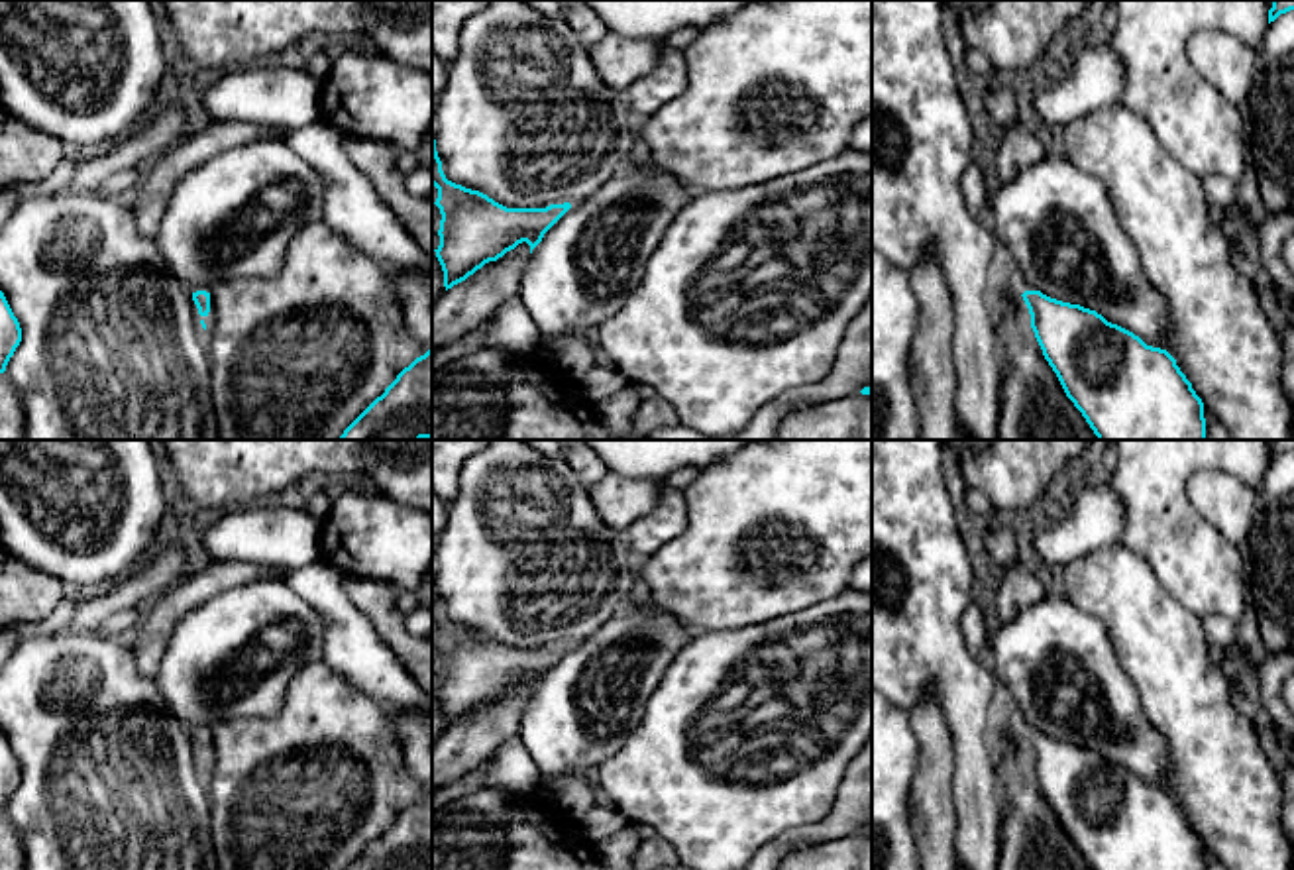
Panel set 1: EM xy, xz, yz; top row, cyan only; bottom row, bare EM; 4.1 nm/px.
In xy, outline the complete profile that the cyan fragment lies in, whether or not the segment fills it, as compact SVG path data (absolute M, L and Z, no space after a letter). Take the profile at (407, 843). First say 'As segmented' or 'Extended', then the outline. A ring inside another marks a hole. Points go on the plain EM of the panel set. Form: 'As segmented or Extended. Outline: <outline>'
As segmented. Outline: M432 789L404 807L346 870L432 870Z

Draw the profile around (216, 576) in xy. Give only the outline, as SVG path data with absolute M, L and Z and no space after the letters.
M210 560L202 570L187 579L179 579L155 601L149 617L135 636L132 648L137 670L145 678L155 678L163 650L175 625L190 611L236 585L255 579L283 581L289 570L277 566L251 566L242 560Z

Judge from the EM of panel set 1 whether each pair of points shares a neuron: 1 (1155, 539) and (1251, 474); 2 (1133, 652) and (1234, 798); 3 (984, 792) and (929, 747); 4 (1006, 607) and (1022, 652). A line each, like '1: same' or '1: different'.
1: same
2: same
3: different
4: different

